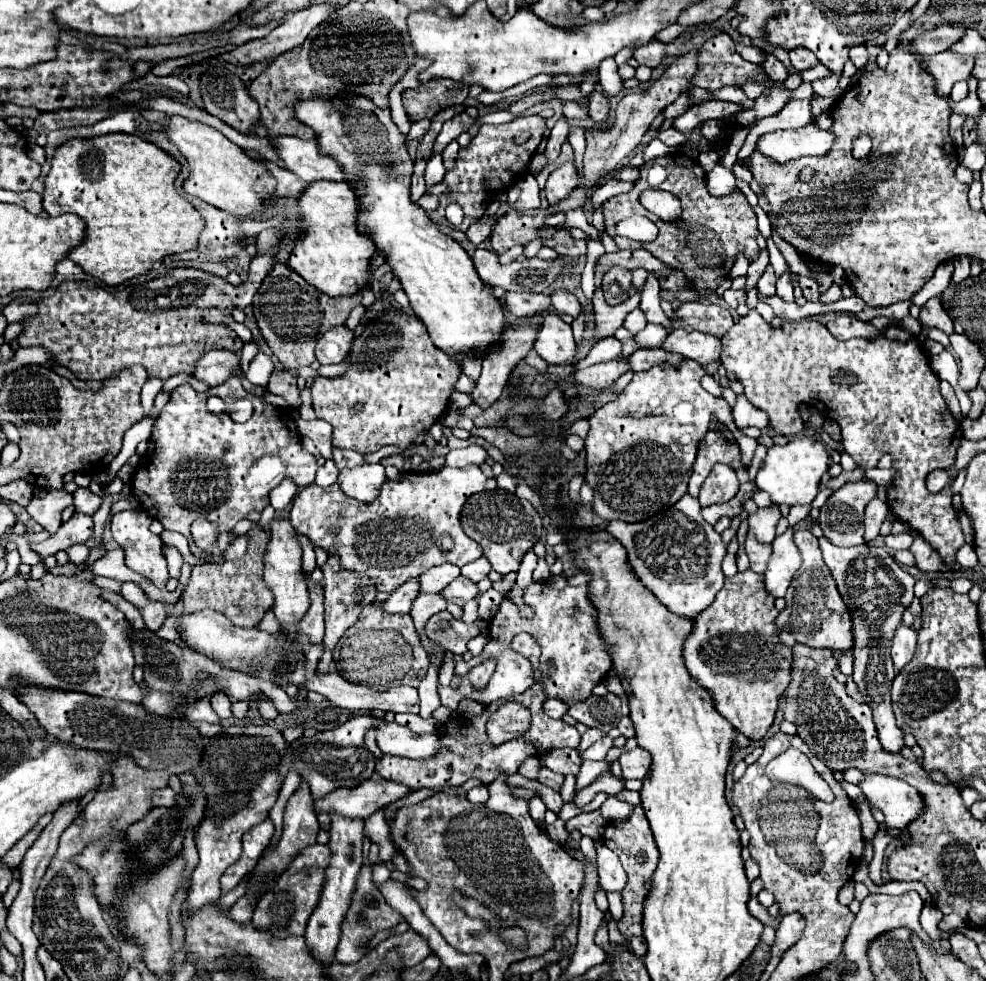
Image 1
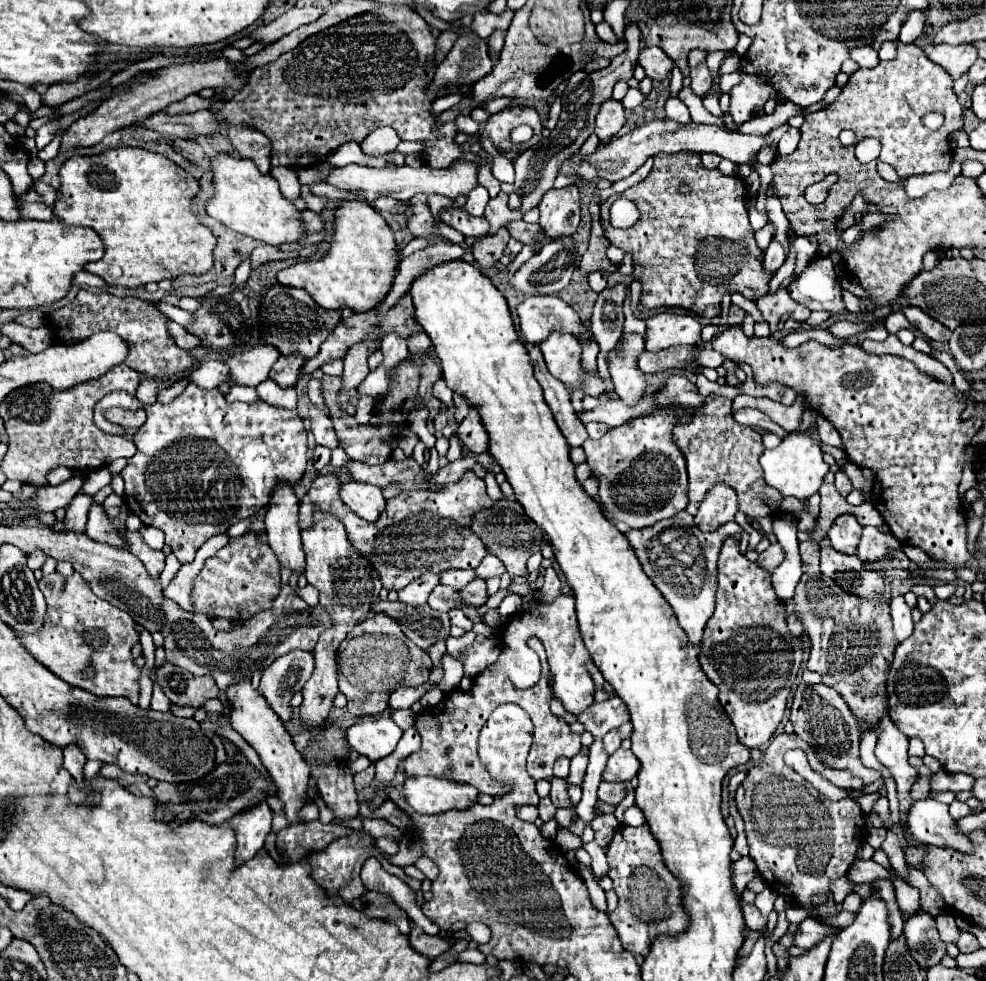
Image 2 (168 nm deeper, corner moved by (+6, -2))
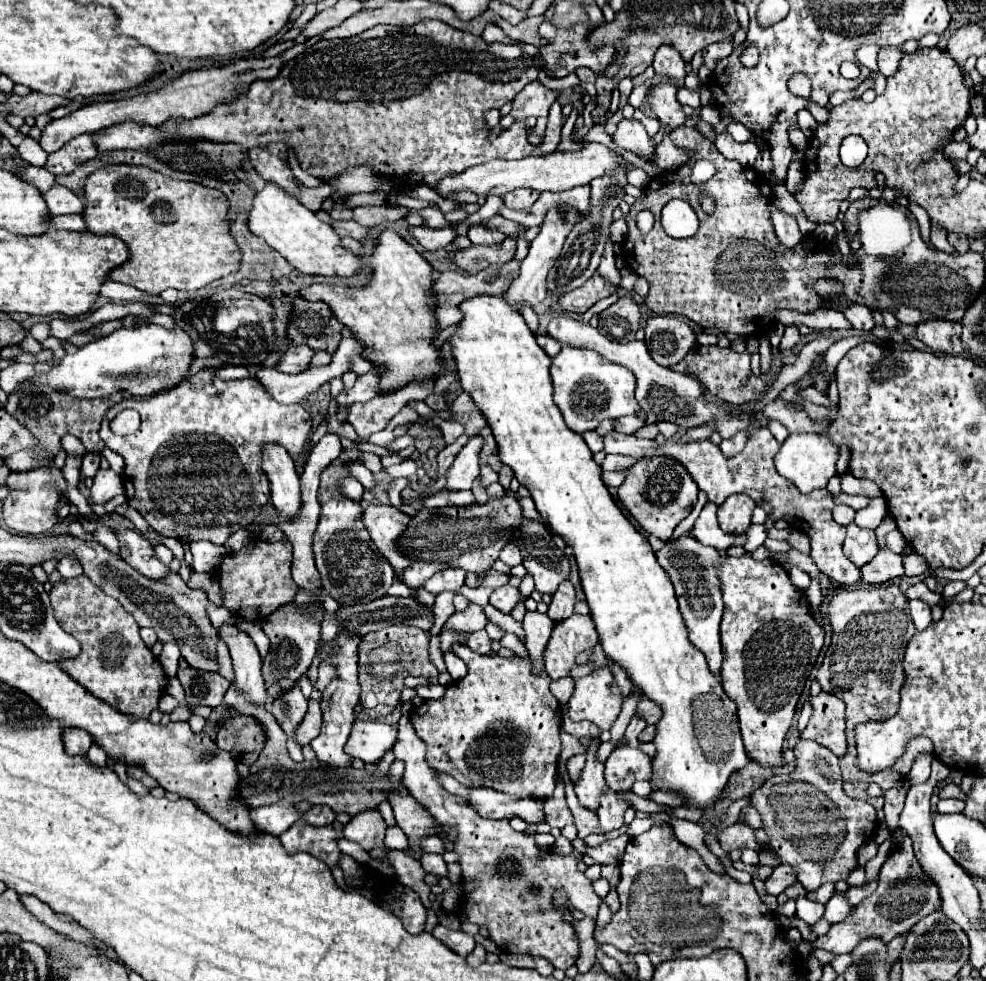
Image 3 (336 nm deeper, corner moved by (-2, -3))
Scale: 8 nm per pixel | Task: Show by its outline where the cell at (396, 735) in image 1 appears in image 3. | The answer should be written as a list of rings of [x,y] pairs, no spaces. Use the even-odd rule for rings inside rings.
[[[357,720],[353,724],[351,736],[347,740],[345,752],[351,758],[359,758],[365,764],[379,762],[397,740],[397,728],[387,722],[373,720]]]

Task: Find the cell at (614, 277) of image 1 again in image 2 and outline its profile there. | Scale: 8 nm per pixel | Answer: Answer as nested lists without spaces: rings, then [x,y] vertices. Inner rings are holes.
[[[617,283],[615,287],[601,291],[593,307],[591,331],[593,331],[593,339],[601,347],[599,353],[603,355],[611,351],[623,335],[623,321],[625,321],[623,301],[625,301],[625,287]]]

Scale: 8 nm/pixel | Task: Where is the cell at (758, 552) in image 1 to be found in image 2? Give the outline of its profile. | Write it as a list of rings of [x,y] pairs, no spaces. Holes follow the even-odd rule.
[[[771,543],[769,549],[763,551],[763,553],[759,555],[757,563],[759,563],[763,569],[773,571],[777,565],[783,563],[783,559],[785,559],[785,551],[783,551],[783,547],[781,547],[779,543]]]

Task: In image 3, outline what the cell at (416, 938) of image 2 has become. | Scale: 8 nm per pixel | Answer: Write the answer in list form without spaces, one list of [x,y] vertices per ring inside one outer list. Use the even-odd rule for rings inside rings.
[[[441,924],[435,926],[433,936],[435,936],[437,940],[441,940],[445,946],[449,946],[449,948],[451,948],[455,954],[459,954],[459,956],[467,956],[467,954],[475,948],[473,936],[469,936],[469,934],[465,934],[465,932],[453,932],[453,930],[449,930],[449,928],[441,926]]]

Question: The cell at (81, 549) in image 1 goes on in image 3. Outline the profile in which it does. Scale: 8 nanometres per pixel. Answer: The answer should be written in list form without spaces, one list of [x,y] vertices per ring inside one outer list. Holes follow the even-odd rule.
[[[67,556],[67,558],[61,558],[61,562],[57,564],[57,570],[63,578],[75,578],[79,574],[83,574],[81,570],[81,564],[73,558],[73,556]]]

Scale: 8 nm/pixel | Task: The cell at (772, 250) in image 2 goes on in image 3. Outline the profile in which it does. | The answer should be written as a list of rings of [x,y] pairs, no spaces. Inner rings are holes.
[[[773,208],[773,226],[775,226],[775,234],[779,238],[779,242],[787,248],[795,248],[797,242],[801,240],[801,232],[797,226],[797,220],[789,214],[779,212],[777,208]]]

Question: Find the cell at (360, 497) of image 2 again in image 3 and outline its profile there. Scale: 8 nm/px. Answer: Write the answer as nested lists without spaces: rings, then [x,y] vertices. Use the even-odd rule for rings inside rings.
[[[371,502],[363,508],[363,524],[371,534],[371,540],[379,548],[379,552],[391,562],[395,572],[401,572],[409,566],[407,558],[397,552],[397,538],[409,524],[409,516],[397,510],[391,504]]]

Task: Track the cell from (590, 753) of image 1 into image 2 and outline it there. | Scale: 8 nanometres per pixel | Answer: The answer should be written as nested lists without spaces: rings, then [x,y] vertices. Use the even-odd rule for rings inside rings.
[[[611,729],[611,733],[607,733],[605,737],[603,737],[603,745],[605,745],[605,749],[607,749],[607,753],[611,755],[617,747],[621,747],[621,735],[619,735],[619,731],[617,729]]]

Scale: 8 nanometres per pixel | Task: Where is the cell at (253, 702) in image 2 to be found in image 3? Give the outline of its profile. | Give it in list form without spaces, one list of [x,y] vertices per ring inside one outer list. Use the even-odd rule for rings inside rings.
[[[223,626],[219,628],[219,636],[227,642],[233,658],[233,670],[235,670],[235,690],[249,698],[257,706],[265,706],[267,702],[267,688],[261,676],[261,658],[257,652],[257,646],[253,640],[239,632],[235,626]]]

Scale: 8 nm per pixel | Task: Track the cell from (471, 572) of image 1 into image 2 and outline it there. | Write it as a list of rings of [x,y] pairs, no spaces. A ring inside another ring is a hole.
[[[489,553],[489,555],[481,561],[481,565],[475,569],[475,573],[477,573],[477,577],[481,577],[481,579],[501,577],[501,575],[505,573],[505,565],[503,565],[495,555]]]

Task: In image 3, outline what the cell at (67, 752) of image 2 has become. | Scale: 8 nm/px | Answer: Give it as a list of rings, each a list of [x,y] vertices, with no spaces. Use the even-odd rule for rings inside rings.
[[[65,730],[63,742],[65,742],[67,754],[71,754],[71,756],[85,756],[93,744],[91,736],[83,730]]]

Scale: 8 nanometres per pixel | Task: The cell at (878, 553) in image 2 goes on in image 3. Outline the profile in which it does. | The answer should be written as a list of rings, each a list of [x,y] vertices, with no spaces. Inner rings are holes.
[[[879,548],[877,556],[861,568],[861,580],[867,584],[883,584],[891,578],[903,576],[903,556],[905,550],[897,554],[889,548]]]

